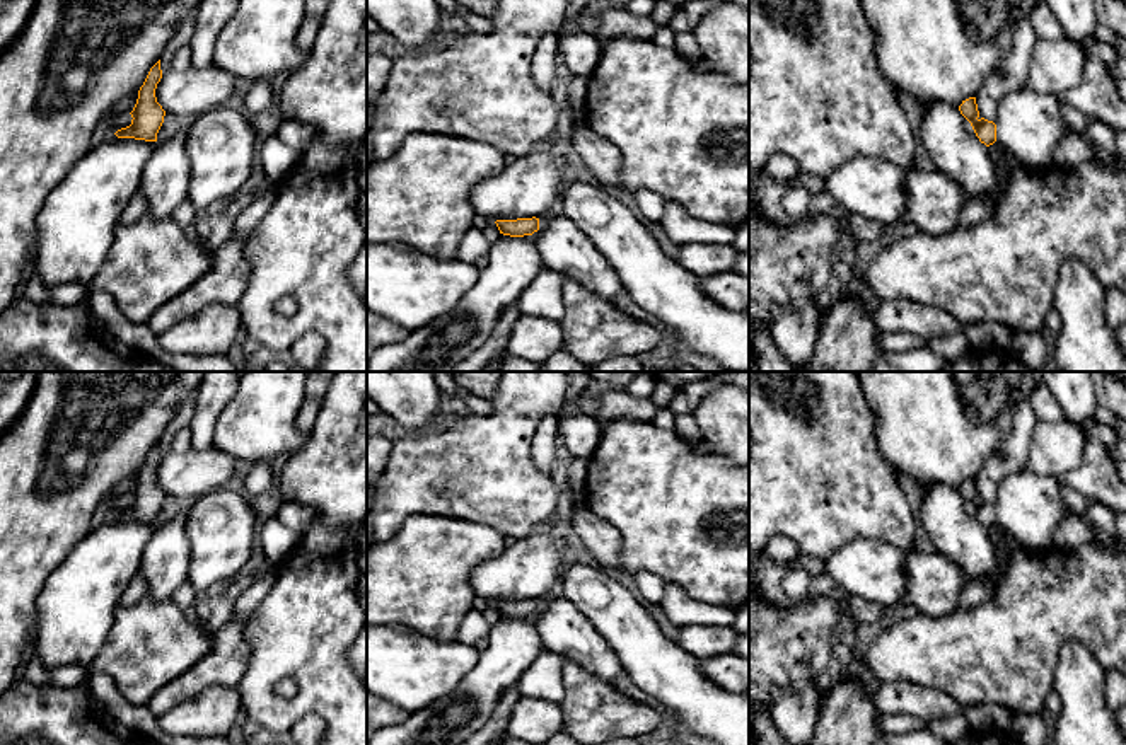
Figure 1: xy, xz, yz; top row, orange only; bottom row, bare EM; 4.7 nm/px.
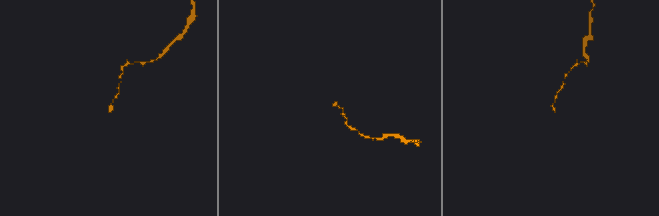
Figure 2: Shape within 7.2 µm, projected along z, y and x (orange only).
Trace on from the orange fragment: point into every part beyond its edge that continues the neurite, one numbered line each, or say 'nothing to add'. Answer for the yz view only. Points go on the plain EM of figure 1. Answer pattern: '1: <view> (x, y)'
nothing to add

